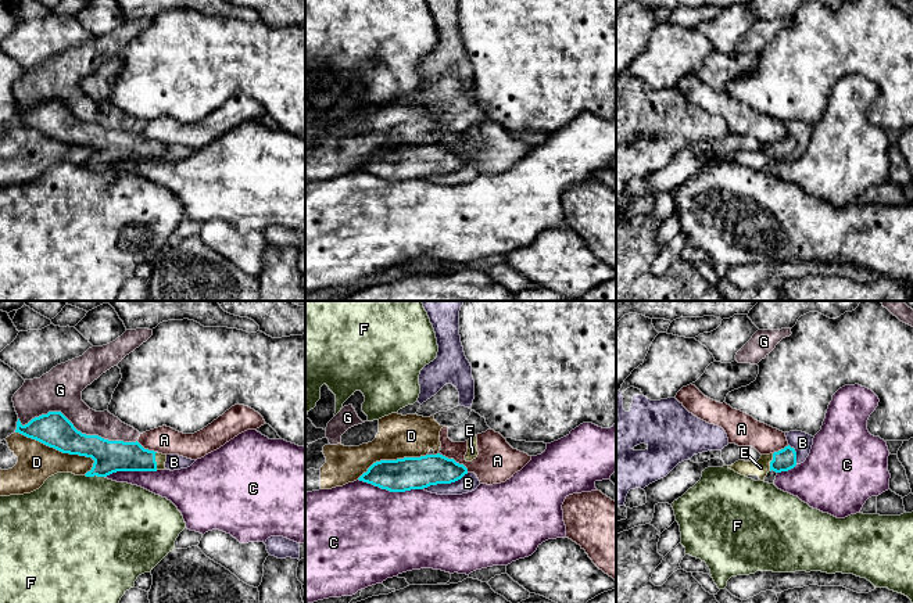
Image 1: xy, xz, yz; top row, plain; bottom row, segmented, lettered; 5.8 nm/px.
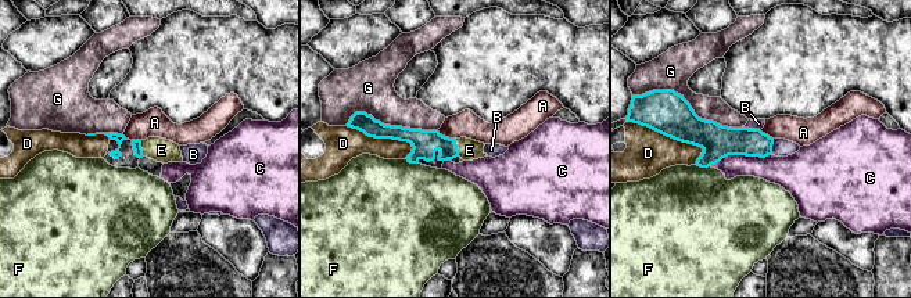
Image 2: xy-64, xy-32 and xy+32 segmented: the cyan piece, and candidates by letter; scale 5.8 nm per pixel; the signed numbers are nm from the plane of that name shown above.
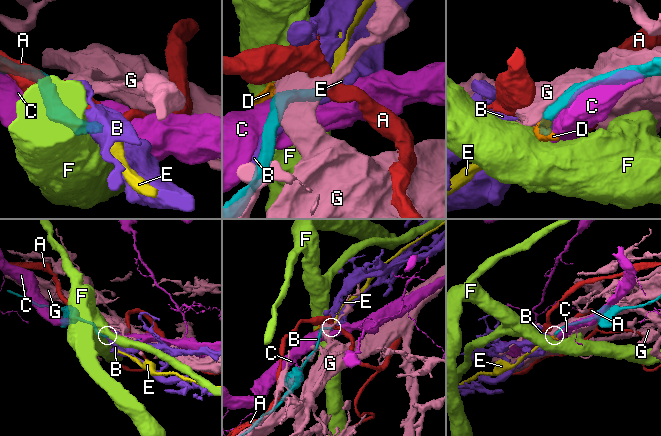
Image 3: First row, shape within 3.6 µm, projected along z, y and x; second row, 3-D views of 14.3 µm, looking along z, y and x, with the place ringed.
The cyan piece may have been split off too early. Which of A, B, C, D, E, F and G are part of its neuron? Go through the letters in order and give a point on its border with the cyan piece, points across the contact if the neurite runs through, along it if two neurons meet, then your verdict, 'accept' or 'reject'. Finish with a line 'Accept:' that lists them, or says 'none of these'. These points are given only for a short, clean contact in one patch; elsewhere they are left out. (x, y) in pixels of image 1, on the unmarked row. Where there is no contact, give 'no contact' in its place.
A: meets cyan in xz at (454, 150); border along xz (441, 143), (461, 153), (468, 161); reject
B: meets cyan in xz at (444, 172); reject
C: meets cyan in xz at (390, 180); reject
D: meets cyan in xy at (57, 139); reject
E: meets cyan in xy at (154, 150); runs through xy (111, 146), (154, 150), (160, 147); accept
F: meets cyan in xy at (95, 164); border along xy (85, 164), (104, 167); reject
G: meets cyan in xy at (75, 118); reject
Accept: E

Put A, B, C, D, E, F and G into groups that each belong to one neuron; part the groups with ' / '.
A / B G / C / D / E / F

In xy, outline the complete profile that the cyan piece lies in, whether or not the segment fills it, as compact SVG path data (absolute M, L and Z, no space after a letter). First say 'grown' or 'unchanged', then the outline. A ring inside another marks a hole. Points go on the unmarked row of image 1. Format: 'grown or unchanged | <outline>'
grown | M49 101L25 115L18 108L15 122L62 143L92 147L94 152L86 166L107 166L117 161L167 159L167 144L144 139L137 130L108 130L99 125L82 123L61 101Z

